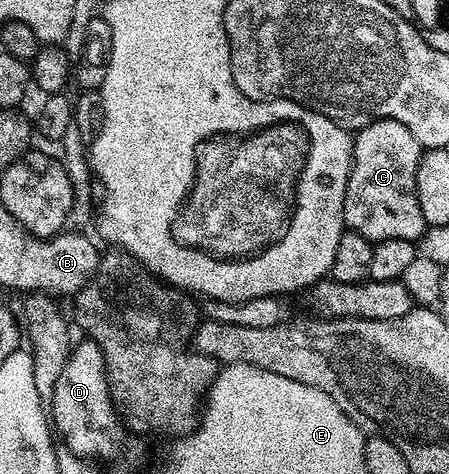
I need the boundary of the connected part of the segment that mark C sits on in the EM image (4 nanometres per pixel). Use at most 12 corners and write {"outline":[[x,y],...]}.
{"outline":[[392,118],[358,131],[346,229],[418,243],[417,136]]}

